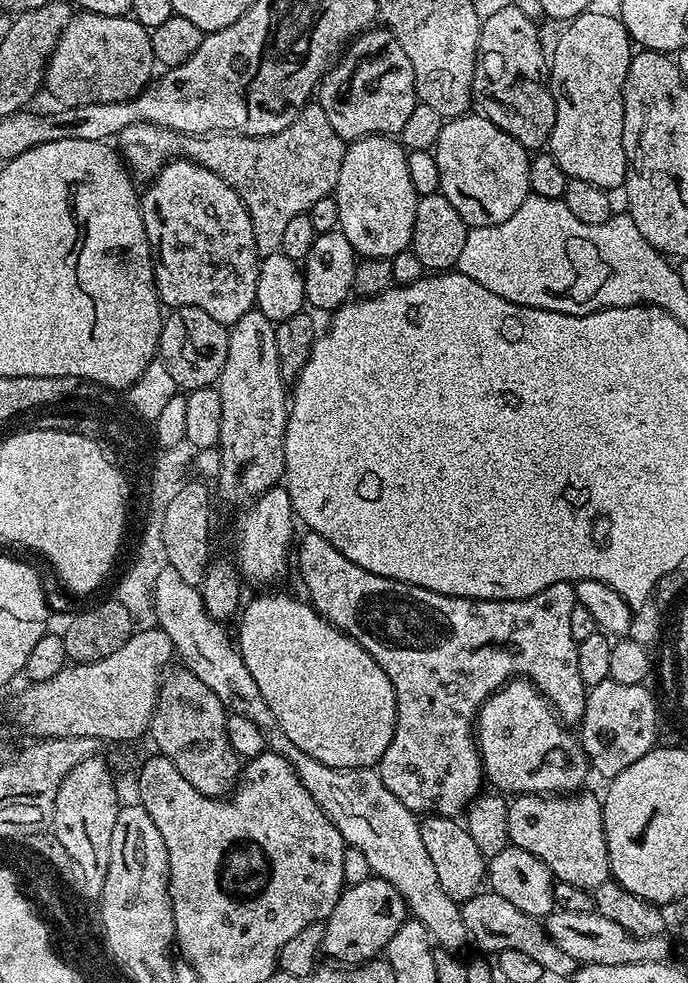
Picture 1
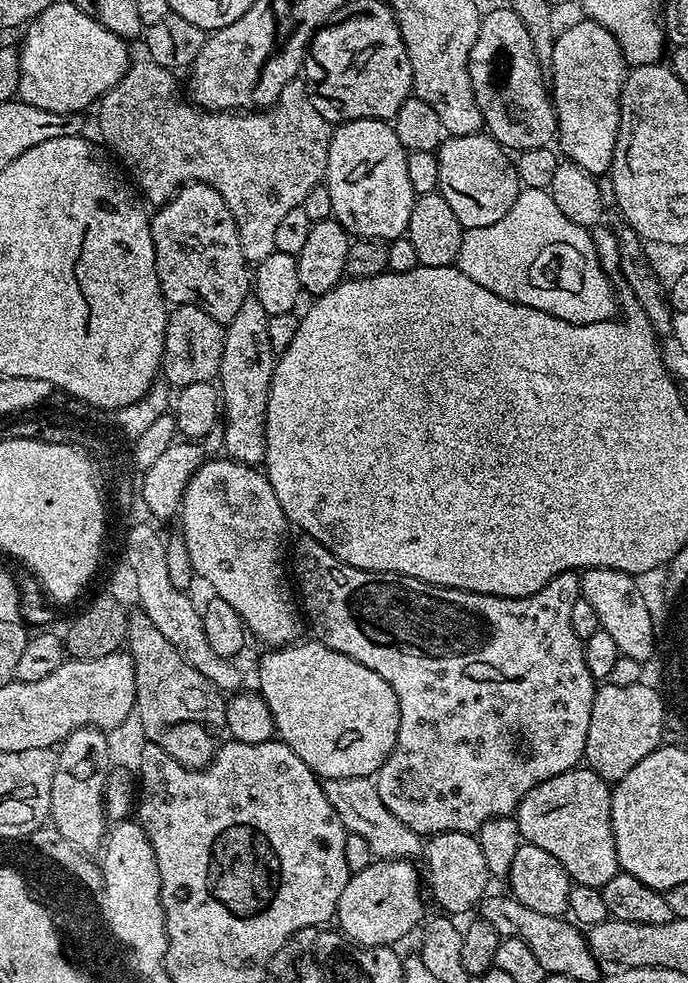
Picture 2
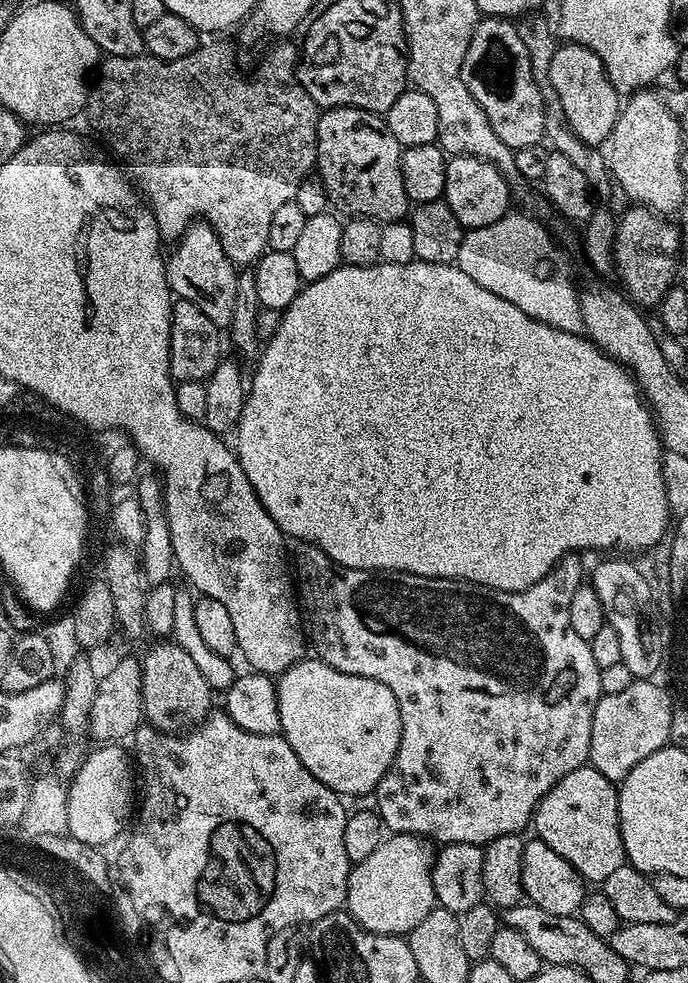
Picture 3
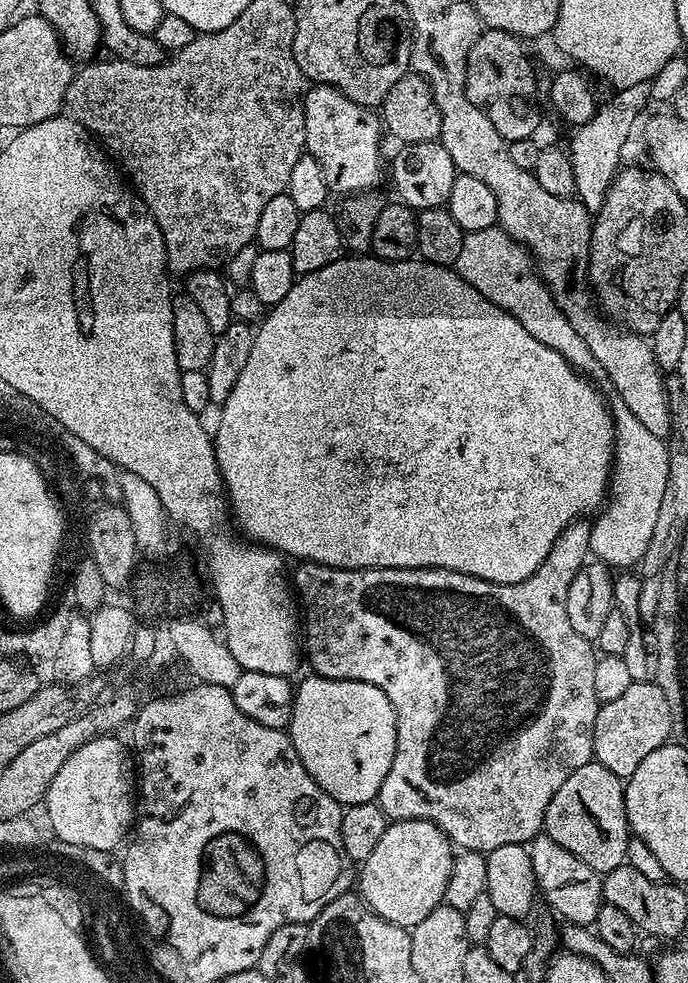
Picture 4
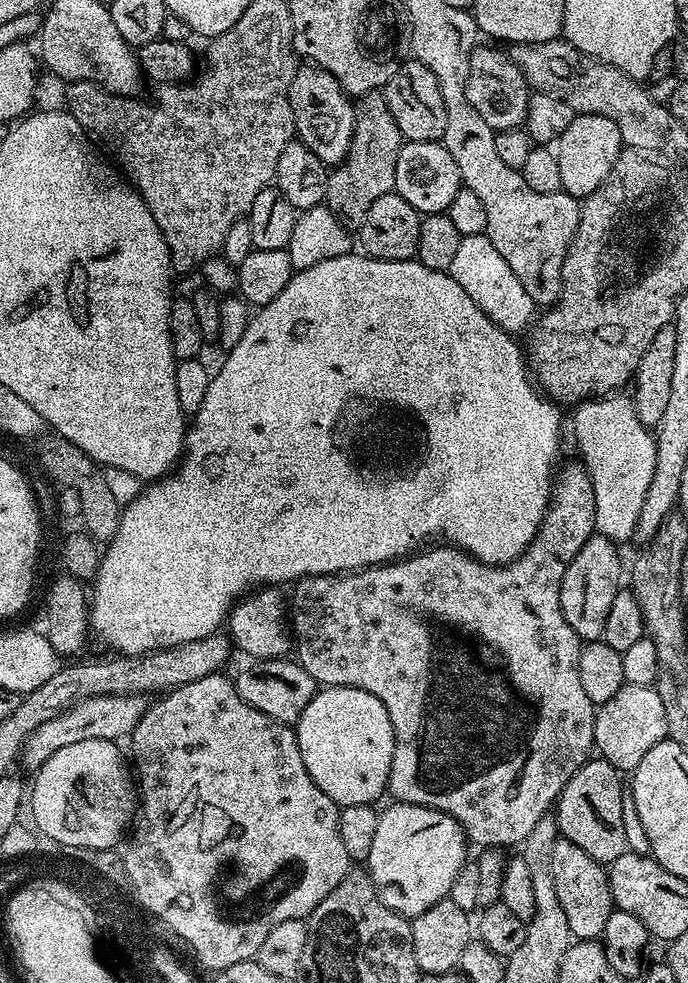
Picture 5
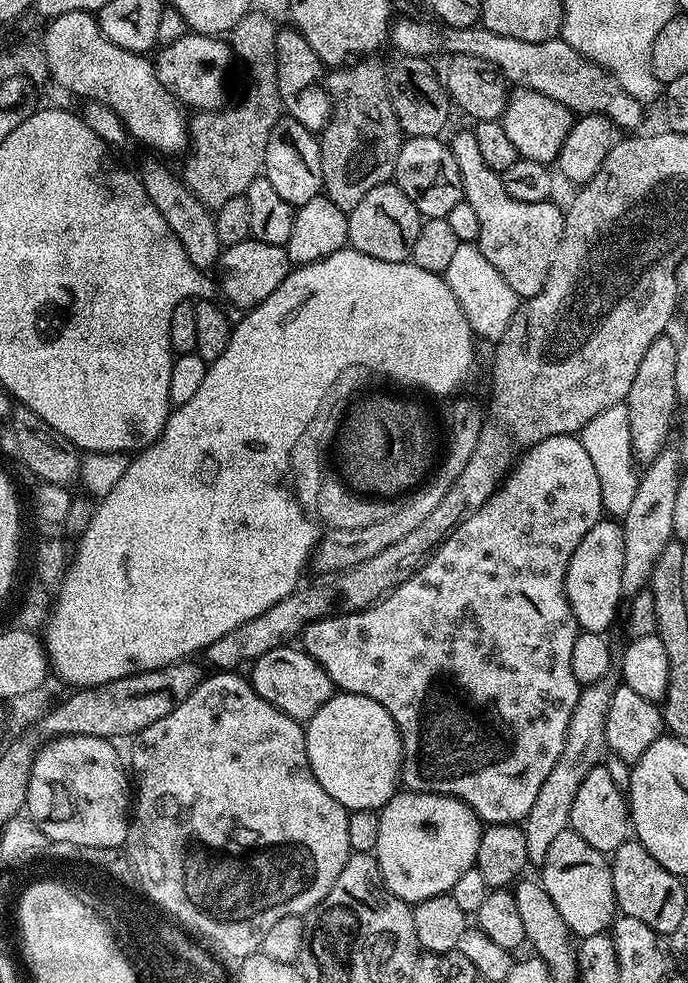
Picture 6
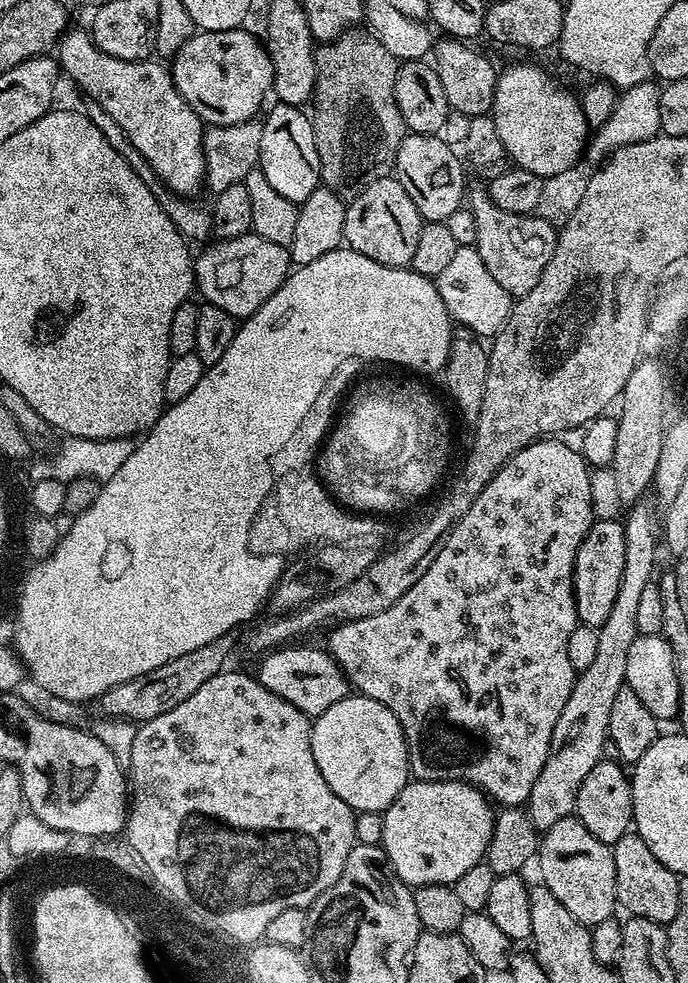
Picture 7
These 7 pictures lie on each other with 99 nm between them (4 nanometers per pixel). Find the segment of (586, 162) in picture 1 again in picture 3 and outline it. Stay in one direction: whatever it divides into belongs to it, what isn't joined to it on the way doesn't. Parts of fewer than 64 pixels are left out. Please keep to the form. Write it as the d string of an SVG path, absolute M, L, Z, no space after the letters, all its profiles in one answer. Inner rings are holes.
M561 43L550 62L550 82L562 102L566 121L583 143L600 146L614 130L622 107L621 93L614 90L606 66L594 50L581 44Z

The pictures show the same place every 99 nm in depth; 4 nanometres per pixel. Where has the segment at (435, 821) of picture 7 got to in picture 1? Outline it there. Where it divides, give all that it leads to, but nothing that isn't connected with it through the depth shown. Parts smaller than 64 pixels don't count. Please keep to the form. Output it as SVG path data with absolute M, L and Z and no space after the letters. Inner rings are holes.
M373 878L347 885L324 924L323 955L333 956L336 959L333 961L344 966L365 964L367 960L377 959L409 916L402 894L398 894L390 882Z

